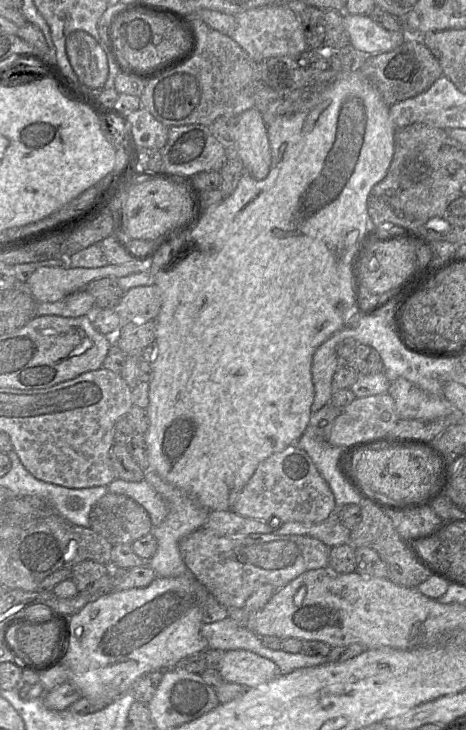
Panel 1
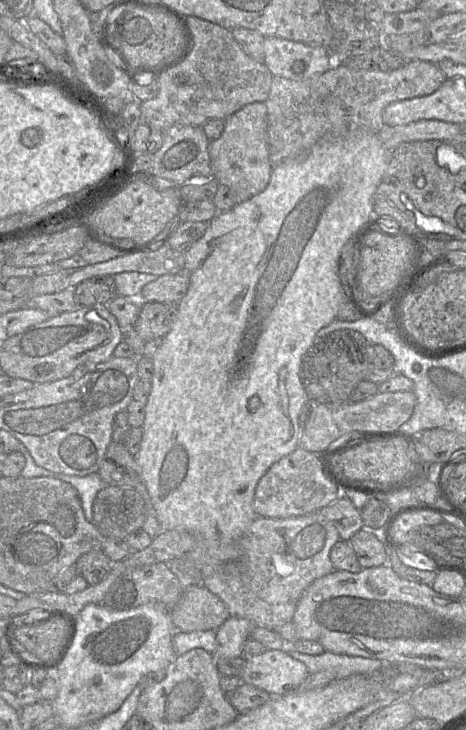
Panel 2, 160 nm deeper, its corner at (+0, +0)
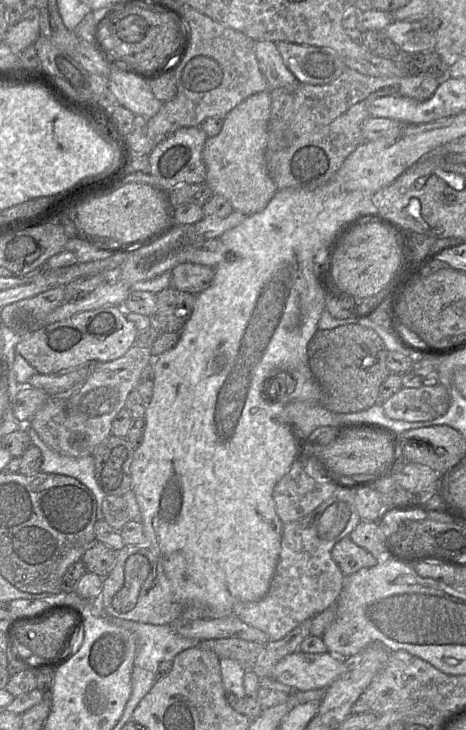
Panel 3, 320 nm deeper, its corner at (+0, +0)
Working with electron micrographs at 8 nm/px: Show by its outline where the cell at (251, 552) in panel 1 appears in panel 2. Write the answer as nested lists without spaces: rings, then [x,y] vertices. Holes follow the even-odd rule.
[[[319,512],[288,518],[256,517],[238,541],[241,548],[240,558],[204,566],[200,570],[201,582],[223,601],[230,617],[245,618],[254,626],[275,630],[292,622],[297,603],[304,591],[316,579],[335,570],[330,559],[330,552],[339,540],[336,527]]]

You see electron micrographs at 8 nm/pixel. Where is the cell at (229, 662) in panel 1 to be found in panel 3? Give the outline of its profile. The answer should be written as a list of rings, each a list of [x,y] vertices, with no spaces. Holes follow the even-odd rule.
[[[293,652],[279,661],[271,677],[297,691],[326,689],[345,672],[345,658],[330,652]]]

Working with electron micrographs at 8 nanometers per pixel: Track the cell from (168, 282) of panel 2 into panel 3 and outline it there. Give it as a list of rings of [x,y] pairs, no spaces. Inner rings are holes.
[[[182,263],[171,271],[170,287],[197,295],[211,286],[215,270],[213,267]]]

